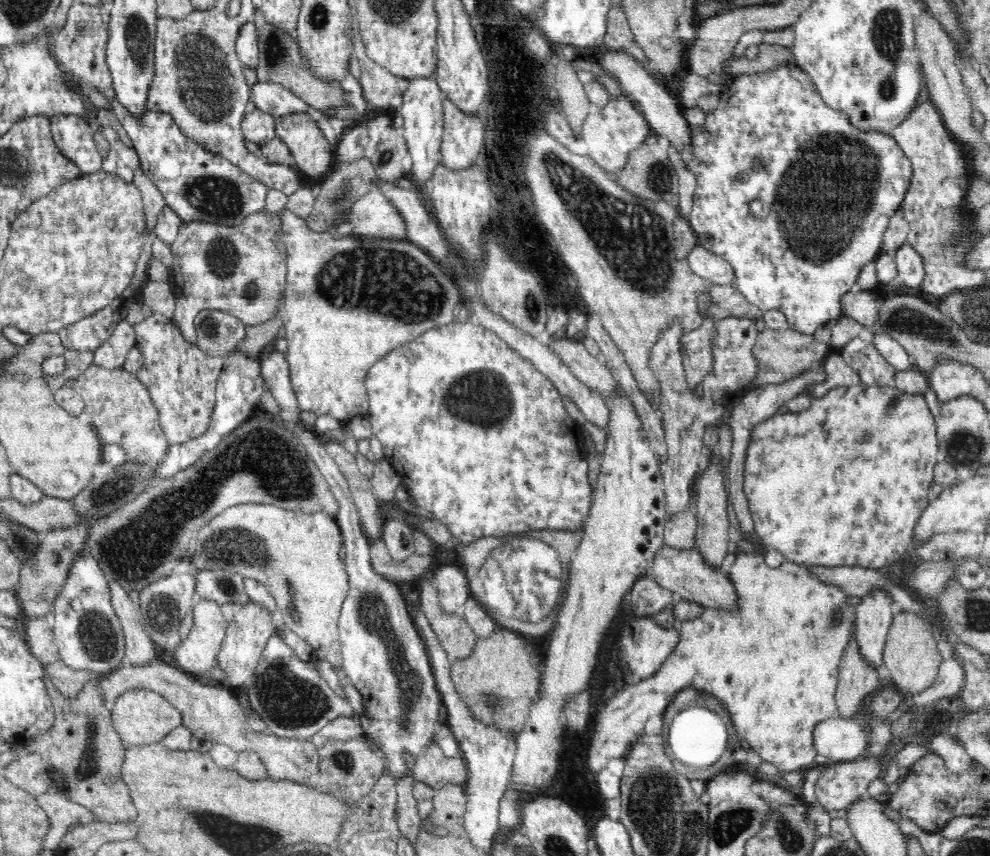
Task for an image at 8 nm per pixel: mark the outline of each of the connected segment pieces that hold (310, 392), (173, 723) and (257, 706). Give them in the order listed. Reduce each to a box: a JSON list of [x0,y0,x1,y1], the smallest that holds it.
[[279,207,463,423],[112,689,182,745],[247,630,352,740]]

